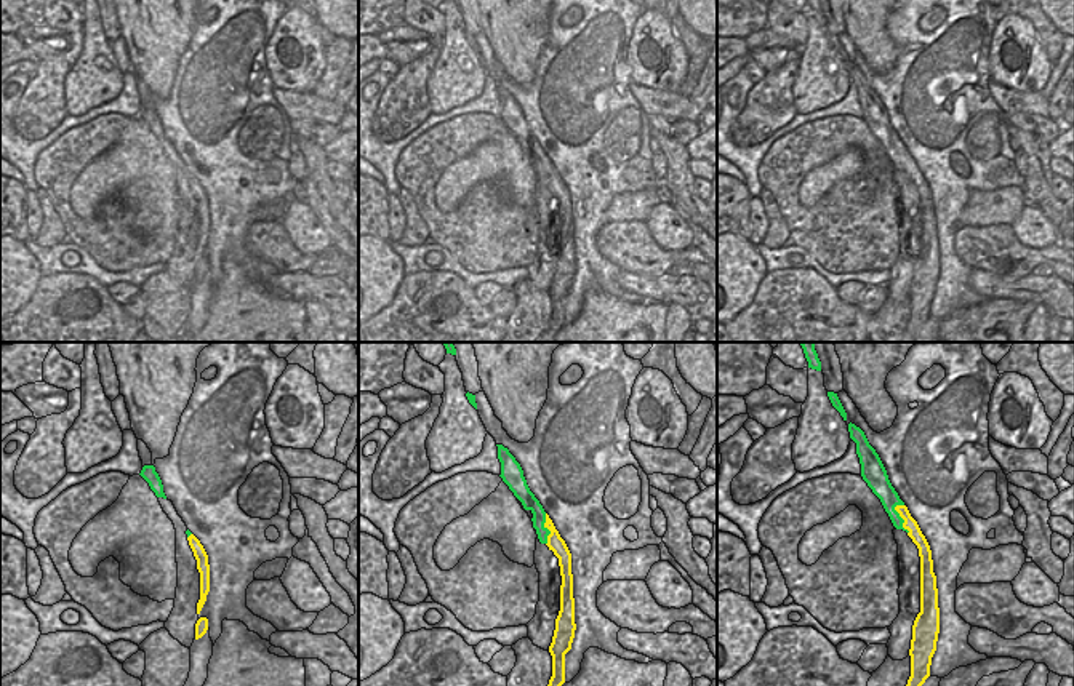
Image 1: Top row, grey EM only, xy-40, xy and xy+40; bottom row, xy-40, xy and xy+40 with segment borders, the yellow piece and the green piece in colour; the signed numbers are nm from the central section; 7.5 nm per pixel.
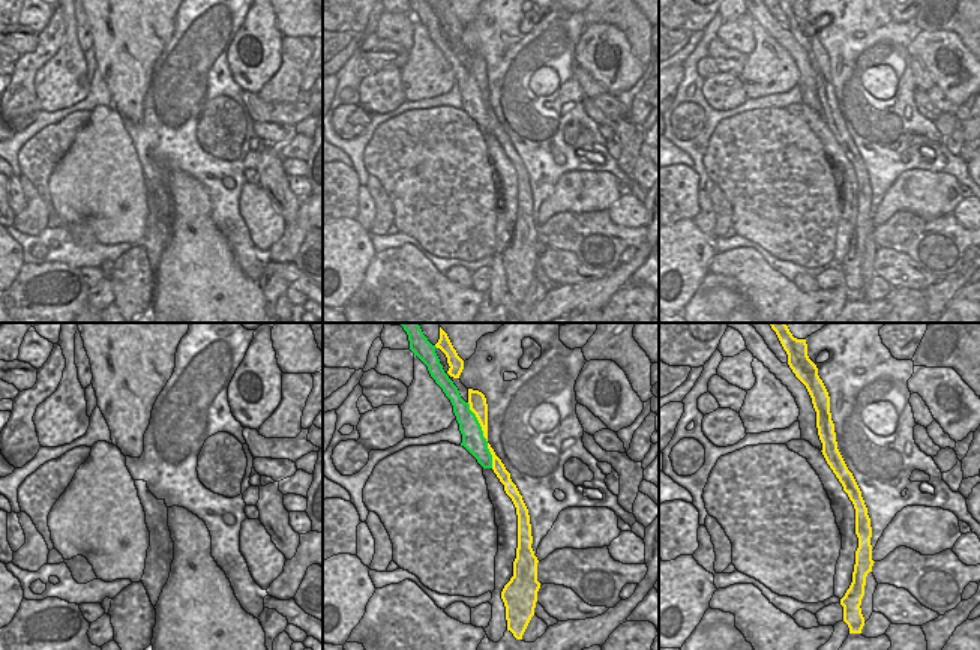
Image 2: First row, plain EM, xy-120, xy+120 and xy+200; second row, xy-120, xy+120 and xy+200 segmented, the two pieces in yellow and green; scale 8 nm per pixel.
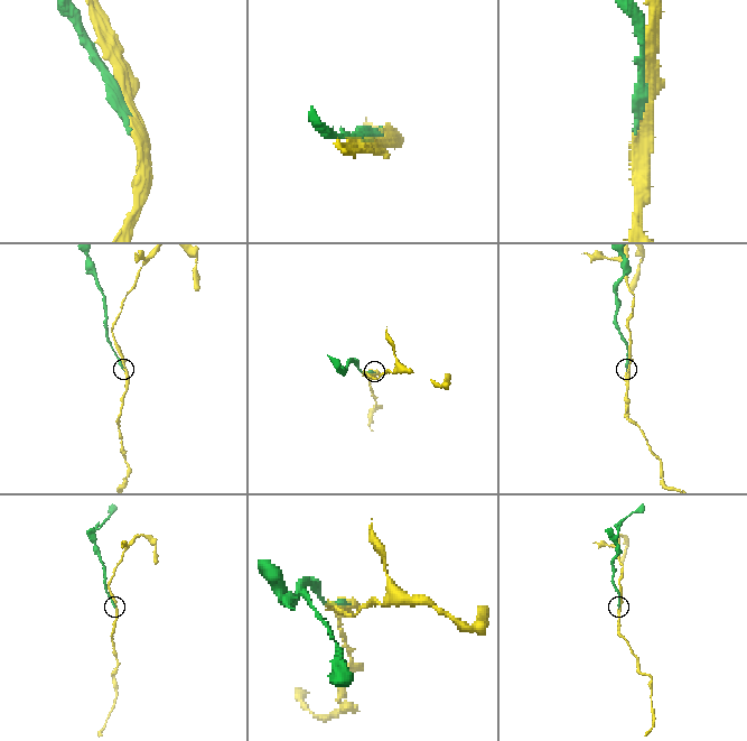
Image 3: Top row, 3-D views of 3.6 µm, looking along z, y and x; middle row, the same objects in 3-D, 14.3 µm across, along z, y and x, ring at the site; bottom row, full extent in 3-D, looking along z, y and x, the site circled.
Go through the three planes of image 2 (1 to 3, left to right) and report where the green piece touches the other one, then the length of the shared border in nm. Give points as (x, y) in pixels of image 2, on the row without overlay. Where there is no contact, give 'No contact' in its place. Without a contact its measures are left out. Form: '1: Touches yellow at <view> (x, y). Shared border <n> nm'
1: No contact
2: Touches yellow at xy+120 (483, 99). Shared border 550 nm
3: No contact.

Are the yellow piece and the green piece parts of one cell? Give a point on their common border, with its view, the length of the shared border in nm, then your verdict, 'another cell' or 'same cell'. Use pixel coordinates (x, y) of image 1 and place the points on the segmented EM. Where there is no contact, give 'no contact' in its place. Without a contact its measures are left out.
contact xy+40 (901, 517); length 240 nm; another cell

